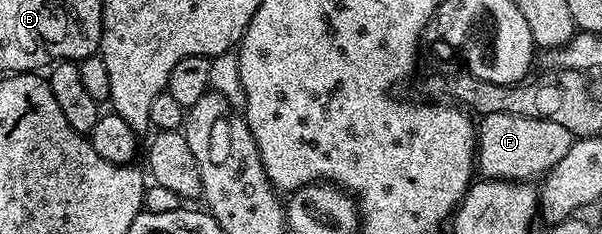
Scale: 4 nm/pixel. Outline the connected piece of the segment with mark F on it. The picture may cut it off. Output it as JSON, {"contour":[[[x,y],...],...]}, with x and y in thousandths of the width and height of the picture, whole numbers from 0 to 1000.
{"contour":[[[816,487],[814,496],[797,500],[796,543],[792,547],[792,658],[789,671],[789,718],[804,765],[809,769],[864,769],[867,778],[884,774],[884,752],[890,761],[904,756],[929,692],[929,675],[935,675],[935,658],[942,658],[942,641],[949,641],[953,581],[942,556],[942,538],[929,538],[929,521],[915,521],[902,504],[869,504],[862,487]]]}

